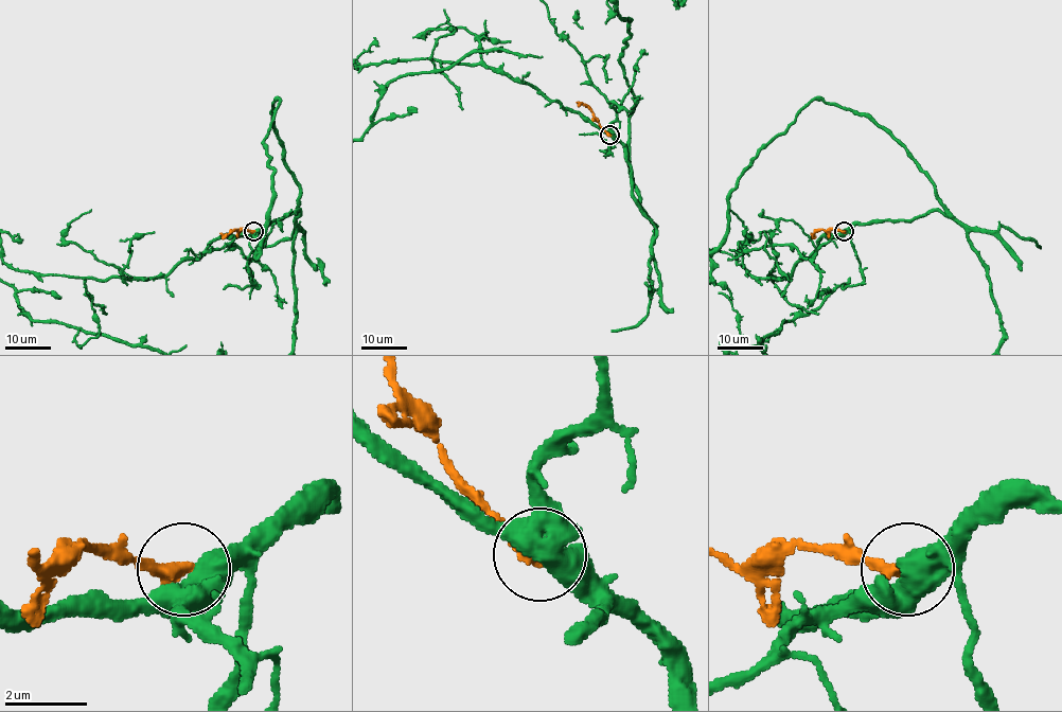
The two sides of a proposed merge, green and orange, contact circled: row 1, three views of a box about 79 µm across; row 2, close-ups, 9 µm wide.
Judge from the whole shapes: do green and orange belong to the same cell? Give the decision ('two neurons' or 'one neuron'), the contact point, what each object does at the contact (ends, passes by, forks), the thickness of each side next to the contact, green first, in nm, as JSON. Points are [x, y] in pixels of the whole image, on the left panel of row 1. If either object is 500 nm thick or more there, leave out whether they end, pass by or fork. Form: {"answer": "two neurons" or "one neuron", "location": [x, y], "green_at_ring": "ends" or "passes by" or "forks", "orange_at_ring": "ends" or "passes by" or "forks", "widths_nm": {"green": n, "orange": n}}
{"answer": "two neurons", "location": [253, 231], "green_at_ring": "forks", "orange_at_ring": "ends", "widths_nm": {"green": 480, "orange": 420}}

